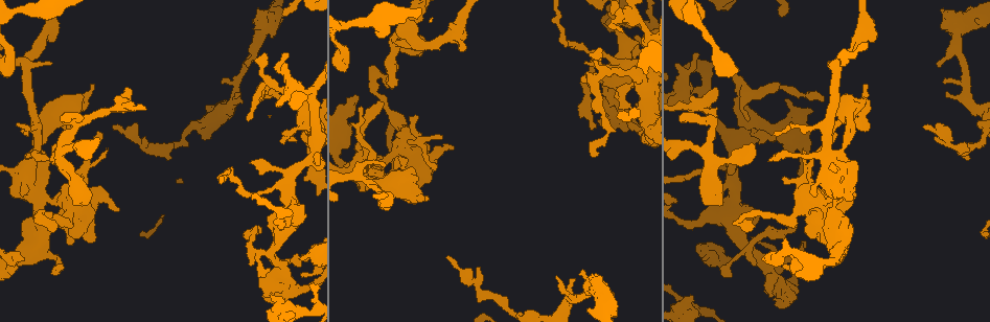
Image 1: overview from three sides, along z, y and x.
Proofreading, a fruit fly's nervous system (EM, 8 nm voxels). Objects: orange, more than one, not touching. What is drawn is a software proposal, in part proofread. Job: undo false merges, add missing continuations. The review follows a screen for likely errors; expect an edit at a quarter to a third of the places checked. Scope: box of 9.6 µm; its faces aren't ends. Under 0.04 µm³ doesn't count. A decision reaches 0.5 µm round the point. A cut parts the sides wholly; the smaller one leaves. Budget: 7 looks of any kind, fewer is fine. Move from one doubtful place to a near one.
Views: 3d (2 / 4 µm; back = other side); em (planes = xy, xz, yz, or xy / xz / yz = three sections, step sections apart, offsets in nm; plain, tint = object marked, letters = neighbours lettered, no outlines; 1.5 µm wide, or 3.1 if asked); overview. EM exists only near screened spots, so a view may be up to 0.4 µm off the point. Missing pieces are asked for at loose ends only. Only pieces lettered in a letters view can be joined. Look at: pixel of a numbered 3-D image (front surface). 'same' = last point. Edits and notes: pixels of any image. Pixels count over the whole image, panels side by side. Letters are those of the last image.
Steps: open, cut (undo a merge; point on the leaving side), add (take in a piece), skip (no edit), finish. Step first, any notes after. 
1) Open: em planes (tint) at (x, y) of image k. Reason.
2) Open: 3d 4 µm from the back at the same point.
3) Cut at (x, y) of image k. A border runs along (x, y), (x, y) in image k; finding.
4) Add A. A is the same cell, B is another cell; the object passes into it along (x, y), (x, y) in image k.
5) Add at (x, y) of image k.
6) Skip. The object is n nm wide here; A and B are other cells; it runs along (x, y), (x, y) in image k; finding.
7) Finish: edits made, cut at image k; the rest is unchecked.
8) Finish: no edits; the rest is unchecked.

Open: em planes (tint) at (821, 101) of image 1. Thin end.

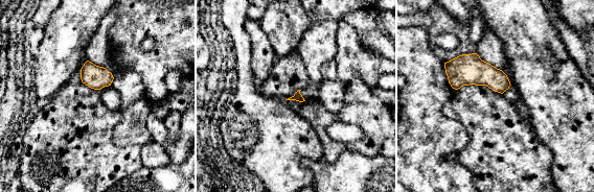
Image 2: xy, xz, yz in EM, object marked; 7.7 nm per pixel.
Open: em planes (letters) at the same point. What lies round it.

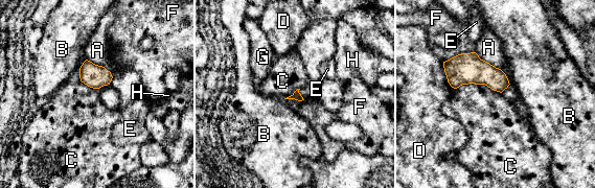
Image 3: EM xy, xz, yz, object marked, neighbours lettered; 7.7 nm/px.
Skip. A, B, C, D, E, F, G and H are other cells; a border runs along (456, 88), (484, 84), (500, 93) in image 3; none of them fits.

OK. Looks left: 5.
Open: em planes (letters) at (228, 170) of image 1. Abrupt turn.

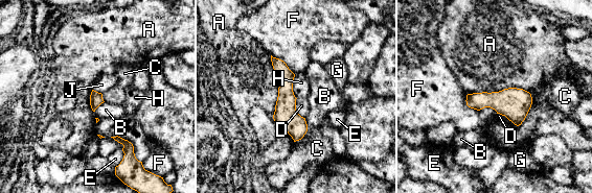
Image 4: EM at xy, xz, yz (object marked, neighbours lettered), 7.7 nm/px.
Skip. The object is 170 nm wide here; A, B, C, D, E, F, G, H and J are other cells; a border runs along (468, 93), (522, 88), (532, 103) in image 4; continuous, no second cell.

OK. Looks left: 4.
Open: em planes (letters) at (600, 47) of image 1. Branch stops here.

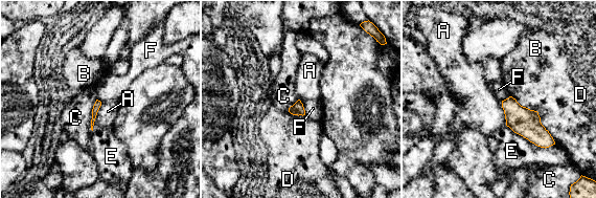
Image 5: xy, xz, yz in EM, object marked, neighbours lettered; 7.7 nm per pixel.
Skip. A, B, C, D, E and F are other cells; a border runs along (299, 100), (305, 114) in image 5; no lettered piece goes on from it.

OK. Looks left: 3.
Finish: no edits; the rest is unchecked.

